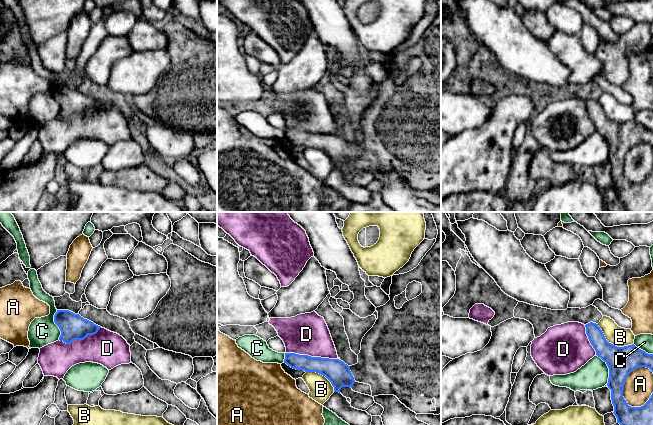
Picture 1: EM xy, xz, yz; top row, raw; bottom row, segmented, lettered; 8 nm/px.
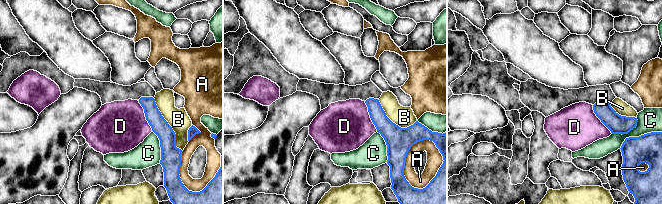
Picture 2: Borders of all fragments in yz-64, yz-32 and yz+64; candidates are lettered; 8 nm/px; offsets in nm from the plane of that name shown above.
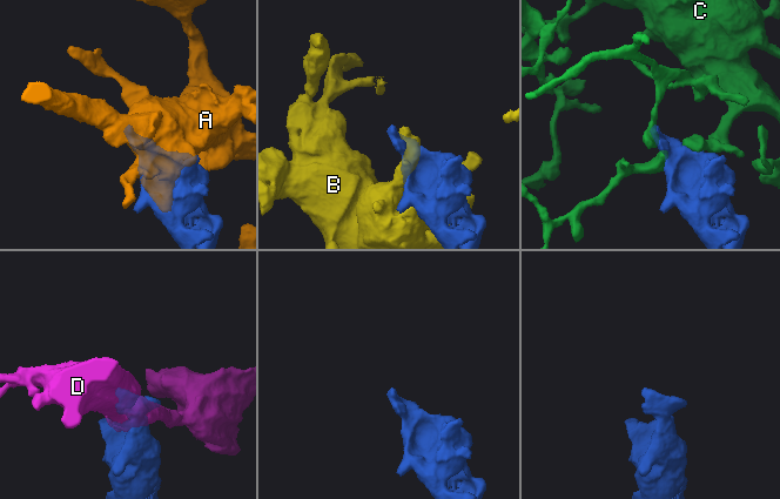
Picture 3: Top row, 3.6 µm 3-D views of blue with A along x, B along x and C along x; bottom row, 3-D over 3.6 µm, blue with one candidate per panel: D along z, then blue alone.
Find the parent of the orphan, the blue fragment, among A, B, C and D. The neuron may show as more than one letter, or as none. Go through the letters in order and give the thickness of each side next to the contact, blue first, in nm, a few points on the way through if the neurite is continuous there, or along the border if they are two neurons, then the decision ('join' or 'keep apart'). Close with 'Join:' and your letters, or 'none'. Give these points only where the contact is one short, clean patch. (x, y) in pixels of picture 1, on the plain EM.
A: calibres 240 and 240 nm; keep apart
B: calibres 240 and 160 nm; keep apart
C: calibres 240 and 220 nm; keep apart
D: calibres 190 and 340 nm; keep apart
Join: none

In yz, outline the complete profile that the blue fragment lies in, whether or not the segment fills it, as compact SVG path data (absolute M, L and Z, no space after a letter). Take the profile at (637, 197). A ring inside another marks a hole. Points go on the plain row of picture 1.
M598 100L585 101L588 115L609 144L607 162L611 166L614 191L625 206L626 212L653 212L653 169L641 183L631 183L623 173L627 152L635 145L646 143L653 148L653 130L637 124L634 120L617 123L609 119Z

